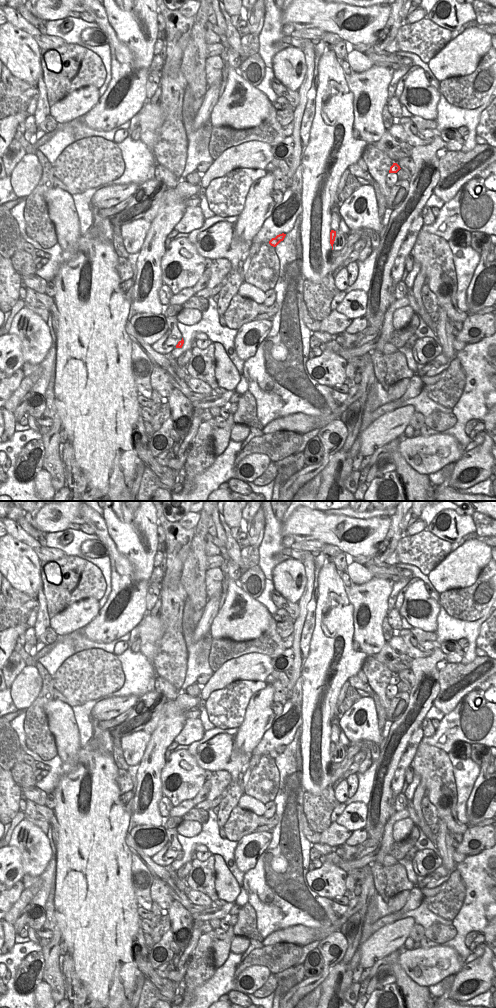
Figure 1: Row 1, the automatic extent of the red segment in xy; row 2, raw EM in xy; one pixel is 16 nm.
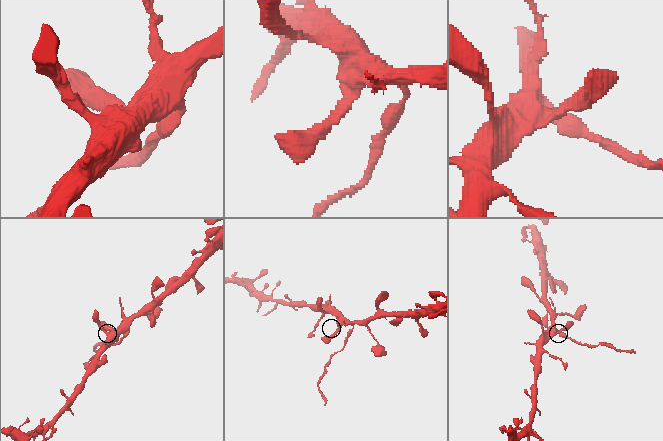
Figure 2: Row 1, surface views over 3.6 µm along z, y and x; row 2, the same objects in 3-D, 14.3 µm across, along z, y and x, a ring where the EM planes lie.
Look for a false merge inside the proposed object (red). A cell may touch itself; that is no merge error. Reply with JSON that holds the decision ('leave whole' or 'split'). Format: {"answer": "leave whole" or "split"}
{"answer": "split"}

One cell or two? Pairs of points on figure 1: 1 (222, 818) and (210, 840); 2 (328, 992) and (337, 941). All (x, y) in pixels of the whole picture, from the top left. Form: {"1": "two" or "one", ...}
{"1": "two", "2": "two"}

